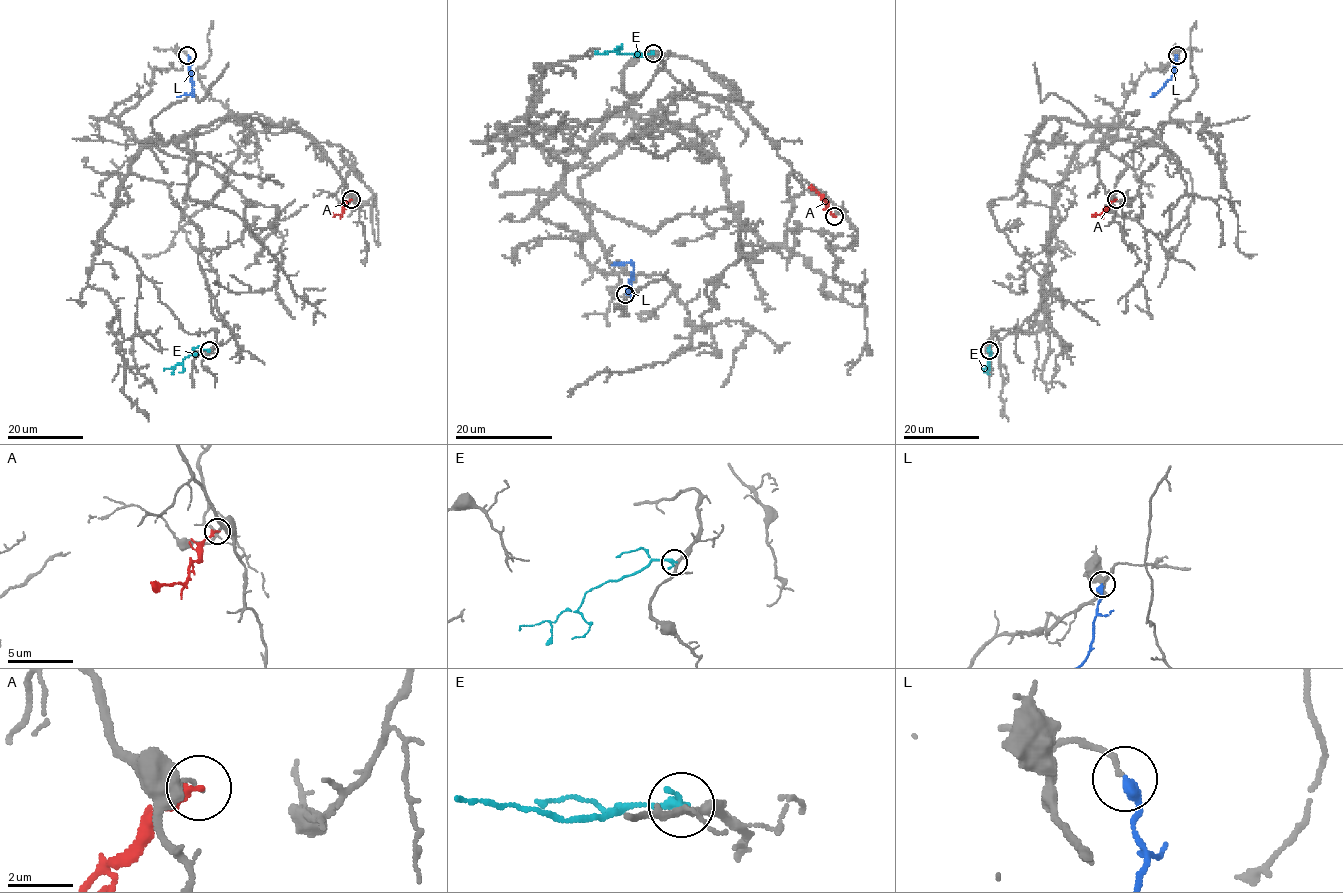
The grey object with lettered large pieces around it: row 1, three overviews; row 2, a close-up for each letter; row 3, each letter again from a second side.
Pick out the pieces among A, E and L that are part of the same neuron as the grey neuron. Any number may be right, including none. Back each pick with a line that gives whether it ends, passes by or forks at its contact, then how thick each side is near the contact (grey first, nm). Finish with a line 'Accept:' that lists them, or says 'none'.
L: it ends | 160/360 nm
Accept: L

